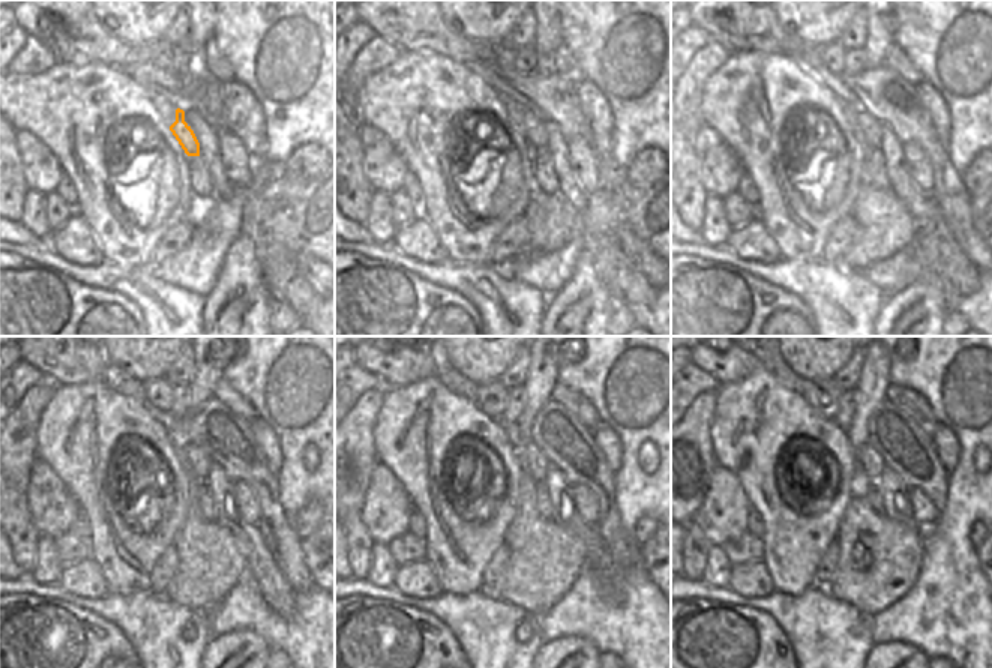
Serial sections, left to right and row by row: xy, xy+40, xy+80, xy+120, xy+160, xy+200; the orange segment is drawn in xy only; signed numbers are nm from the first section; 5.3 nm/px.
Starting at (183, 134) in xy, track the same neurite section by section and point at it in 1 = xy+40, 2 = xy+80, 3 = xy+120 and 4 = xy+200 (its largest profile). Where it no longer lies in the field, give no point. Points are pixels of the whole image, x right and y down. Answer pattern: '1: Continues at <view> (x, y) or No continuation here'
1: Continues at xy+40 (523, 120)
2: Continues at xy+80 (863, 125)
3: Continues at xy+120 (192, 460)
4: Continues at xy+200 (868, 458).

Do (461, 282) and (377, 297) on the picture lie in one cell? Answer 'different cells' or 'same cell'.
different cells

